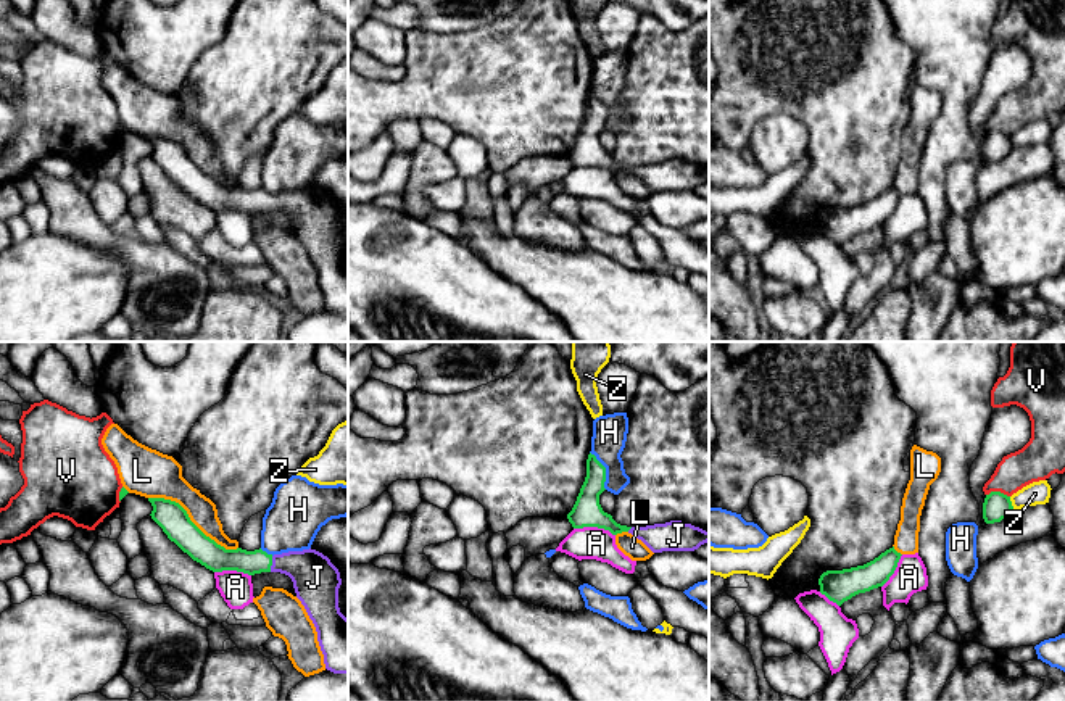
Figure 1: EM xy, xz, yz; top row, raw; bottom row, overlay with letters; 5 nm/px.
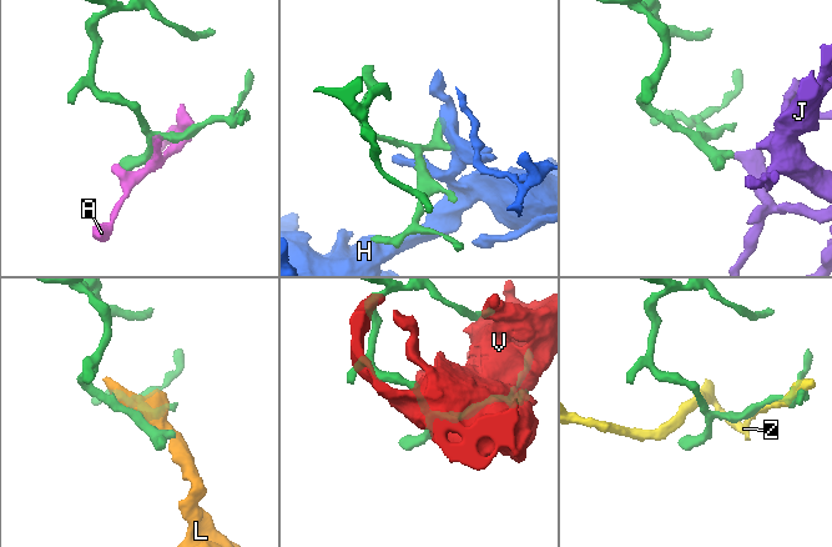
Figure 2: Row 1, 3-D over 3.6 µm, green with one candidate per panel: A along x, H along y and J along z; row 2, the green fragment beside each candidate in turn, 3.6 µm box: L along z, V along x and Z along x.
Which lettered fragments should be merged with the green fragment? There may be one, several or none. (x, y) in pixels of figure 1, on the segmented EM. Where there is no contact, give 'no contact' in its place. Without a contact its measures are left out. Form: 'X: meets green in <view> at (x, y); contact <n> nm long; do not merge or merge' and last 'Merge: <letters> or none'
A: meets green in xz at (595, 526); contact 220 nm long; do not merge
H: meets green in xz at (605, 471); contact 200 nm long; do not merge
J: meets green in xy at (271, 564); contact 80 nm long; merge
L: meets green in xy at (190, 521); contact 500 nm long; do not merge
V: meets green in yz at (998, 492); contact 120 nm long; do not merge
Z: meets green in yz at (1011, 503); contact 70 nm long; do not merge
Merge: J

